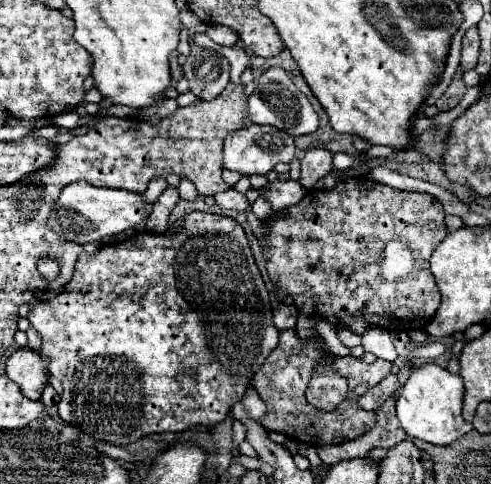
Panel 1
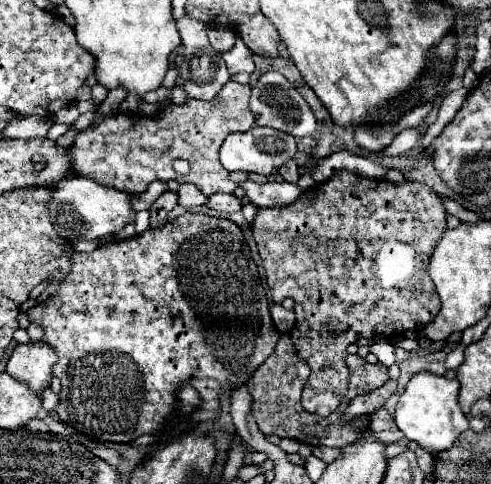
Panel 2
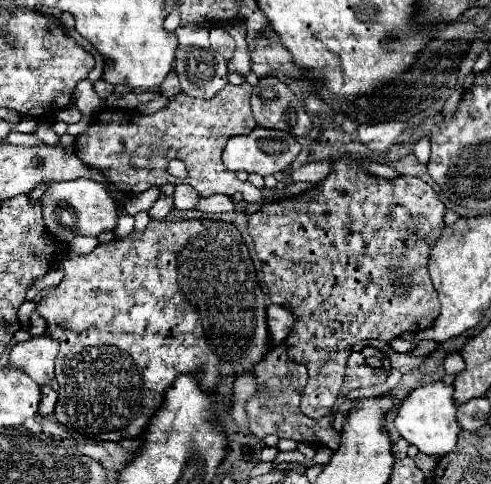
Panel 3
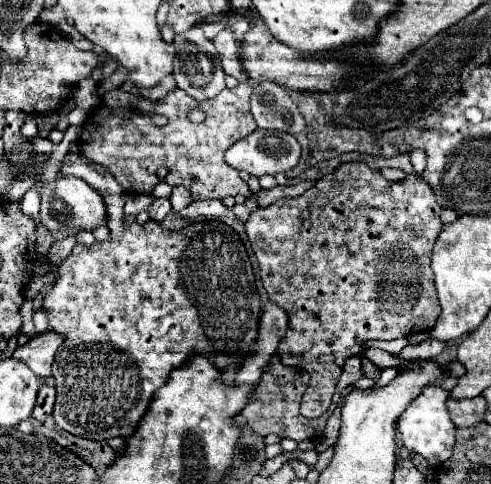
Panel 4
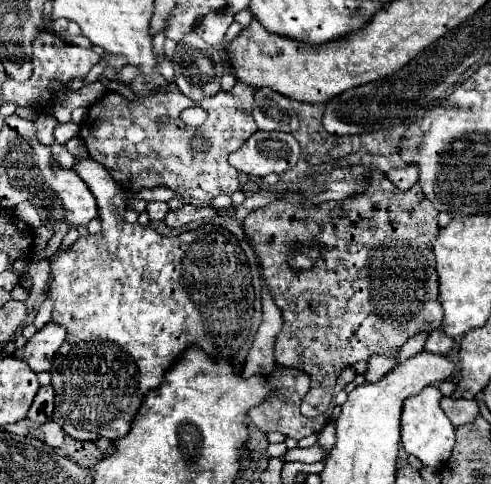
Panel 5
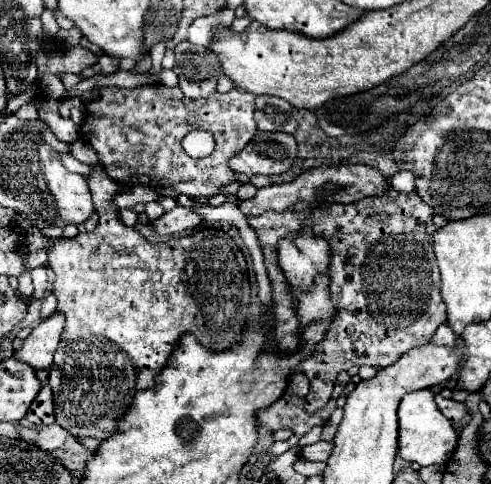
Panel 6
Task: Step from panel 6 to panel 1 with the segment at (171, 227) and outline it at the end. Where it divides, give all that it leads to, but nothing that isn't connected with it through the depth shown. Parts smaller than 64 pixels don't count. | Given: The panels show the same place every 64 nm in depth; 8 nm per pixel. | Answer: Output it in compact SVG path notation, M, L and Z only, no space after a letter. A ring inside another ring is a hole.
M234 188L228 190L228 192L220 192L214 196L214 202L218 208L226 208L226 210L238 210L238 212L244 212L250 204L246 200L246 196L242 192L236 192Z

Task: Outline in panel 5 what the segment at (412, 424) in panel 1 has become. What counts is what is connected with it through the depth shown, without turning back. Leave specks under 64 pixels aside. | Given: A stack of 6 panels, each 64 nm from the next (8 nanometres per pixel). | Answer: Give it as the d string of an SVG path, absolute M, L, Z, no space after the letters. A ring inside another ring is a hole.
M426 386L420 394L404 400L402 406L402 448L408 456L418 458L424 466L442 466L454 448L454 426L440 408L440 390Z

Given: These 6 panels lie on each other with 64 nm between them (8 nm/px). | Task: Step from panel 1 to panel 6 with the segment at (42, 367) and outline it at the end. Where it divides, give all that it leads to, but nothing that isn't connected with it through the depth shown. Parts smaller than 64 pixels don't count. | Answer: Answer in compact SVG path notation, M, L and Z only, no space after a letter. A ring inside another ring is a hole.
M54 312L30 332L30 336L24 340L22 348L14 352L14 356L30 364L34 370L50 368L62 330L64 330L64 316L60 312Z

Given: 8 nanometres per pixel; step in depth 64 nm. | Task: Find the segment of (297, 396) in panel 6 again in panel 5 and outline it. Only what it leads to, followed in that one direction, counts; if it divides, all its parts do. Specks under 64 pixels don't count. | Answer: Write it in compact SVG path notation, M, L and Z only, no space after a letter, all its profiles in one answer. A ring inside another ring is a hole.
M276 368L274 374L268 376L268 382L272 384L276 394L272 398L268 398L264 404L250 410L248 416L250 416L250 422L254 426L258 426L262 432L274 432L276 430L276 432L282 432L282 434L292 436L296 440L322 430L322 426L326 424L326 416L306 418L306 416L300 414L300 402L309 390L310 378L308 374L304 374L300 370L294 370L294 368Z

